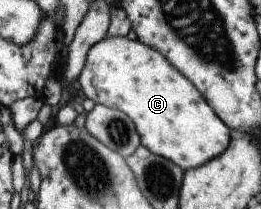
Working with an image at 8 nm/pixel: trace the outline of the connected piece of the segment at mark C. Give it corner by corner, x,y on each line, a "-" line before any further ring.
104,37
85,56
77,76
85,98
123,112
135,126
140,145
164,156
182,170
193,169
218,156
230,144
230,132
204,102
192,83
157,50
138,39

